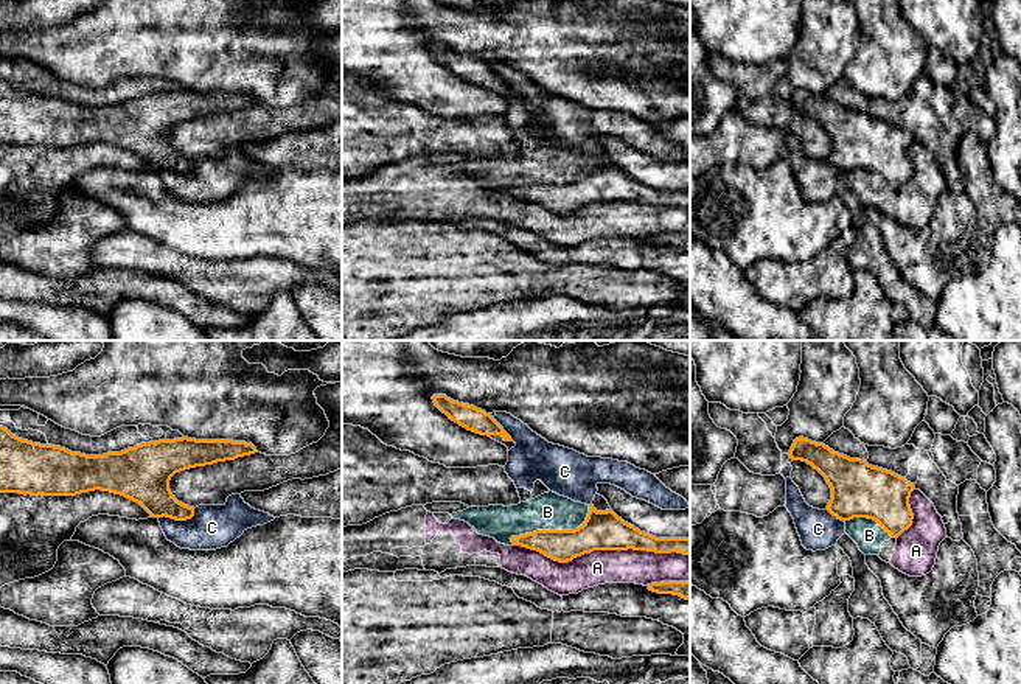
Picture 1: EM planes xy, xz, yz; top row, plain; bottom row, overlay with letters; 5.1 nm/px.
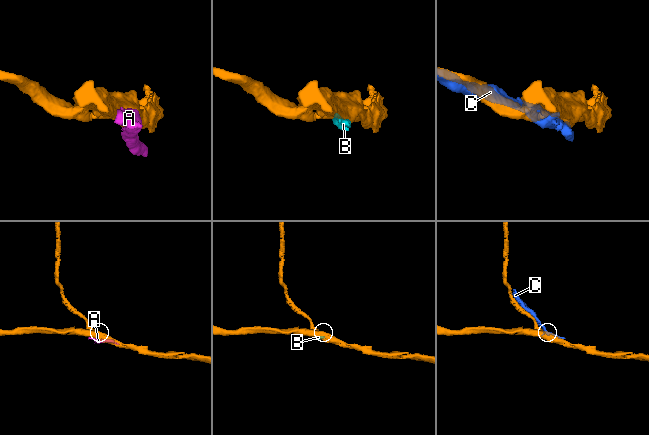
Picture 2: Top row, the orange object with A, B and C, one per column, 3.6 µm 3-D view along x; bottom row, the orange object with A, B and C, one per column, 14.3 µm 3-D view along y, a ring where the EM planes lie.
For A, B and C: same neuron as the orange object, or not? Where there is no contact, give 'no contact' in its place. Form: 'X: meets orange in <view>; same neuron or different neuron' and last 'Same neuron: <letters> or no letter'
A: meets orange in xz; different neuron
B: meets orange in xz; different neuron
C: meets orange in xy; different neuron
Same neuron: no letter

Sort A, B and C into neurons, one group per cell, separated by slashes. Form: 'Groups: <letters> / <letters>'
Groups: A B C

